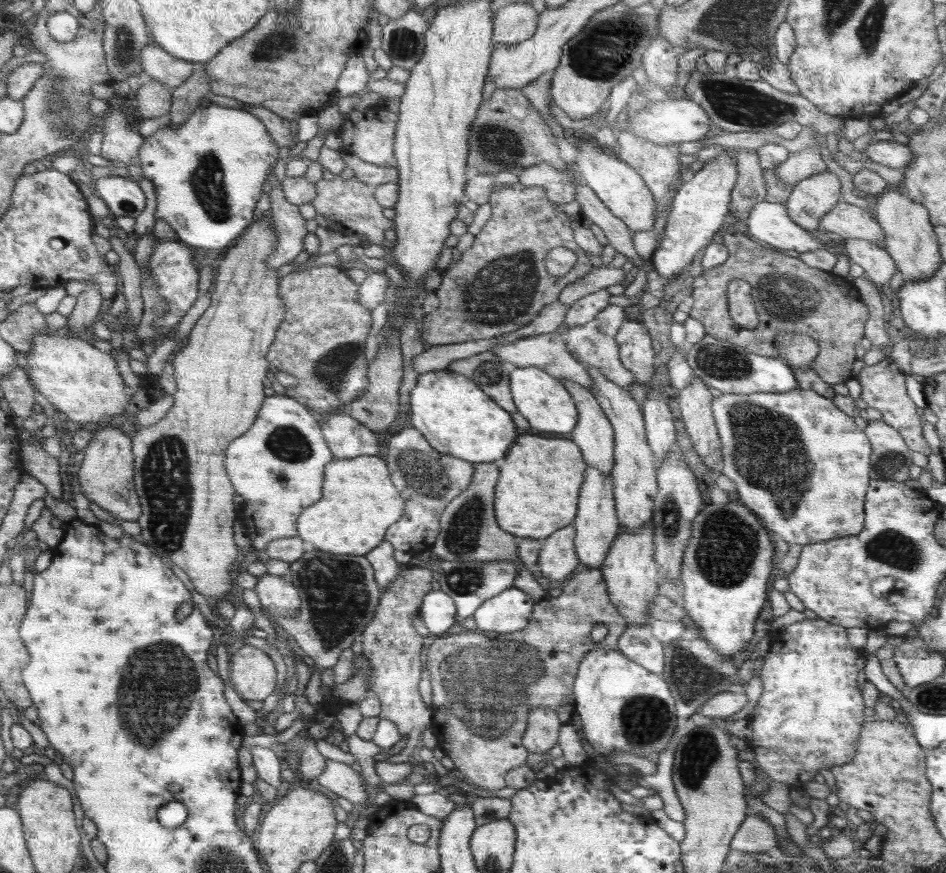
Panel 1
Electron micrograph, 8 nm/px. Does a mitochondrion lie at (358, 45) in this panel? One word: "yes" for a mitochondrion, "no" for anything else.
no

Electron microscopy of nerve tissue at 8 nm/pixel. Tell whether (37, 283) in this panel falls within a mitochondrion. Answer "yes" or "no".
no

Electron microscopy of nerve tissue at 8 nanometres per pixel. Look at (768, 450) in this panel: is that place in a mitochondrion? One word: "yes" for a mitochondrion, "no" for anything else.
yes

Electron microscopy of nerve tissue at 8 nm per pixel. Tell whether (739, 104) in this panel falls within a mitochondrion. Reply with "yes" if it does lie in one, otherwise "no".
yes

